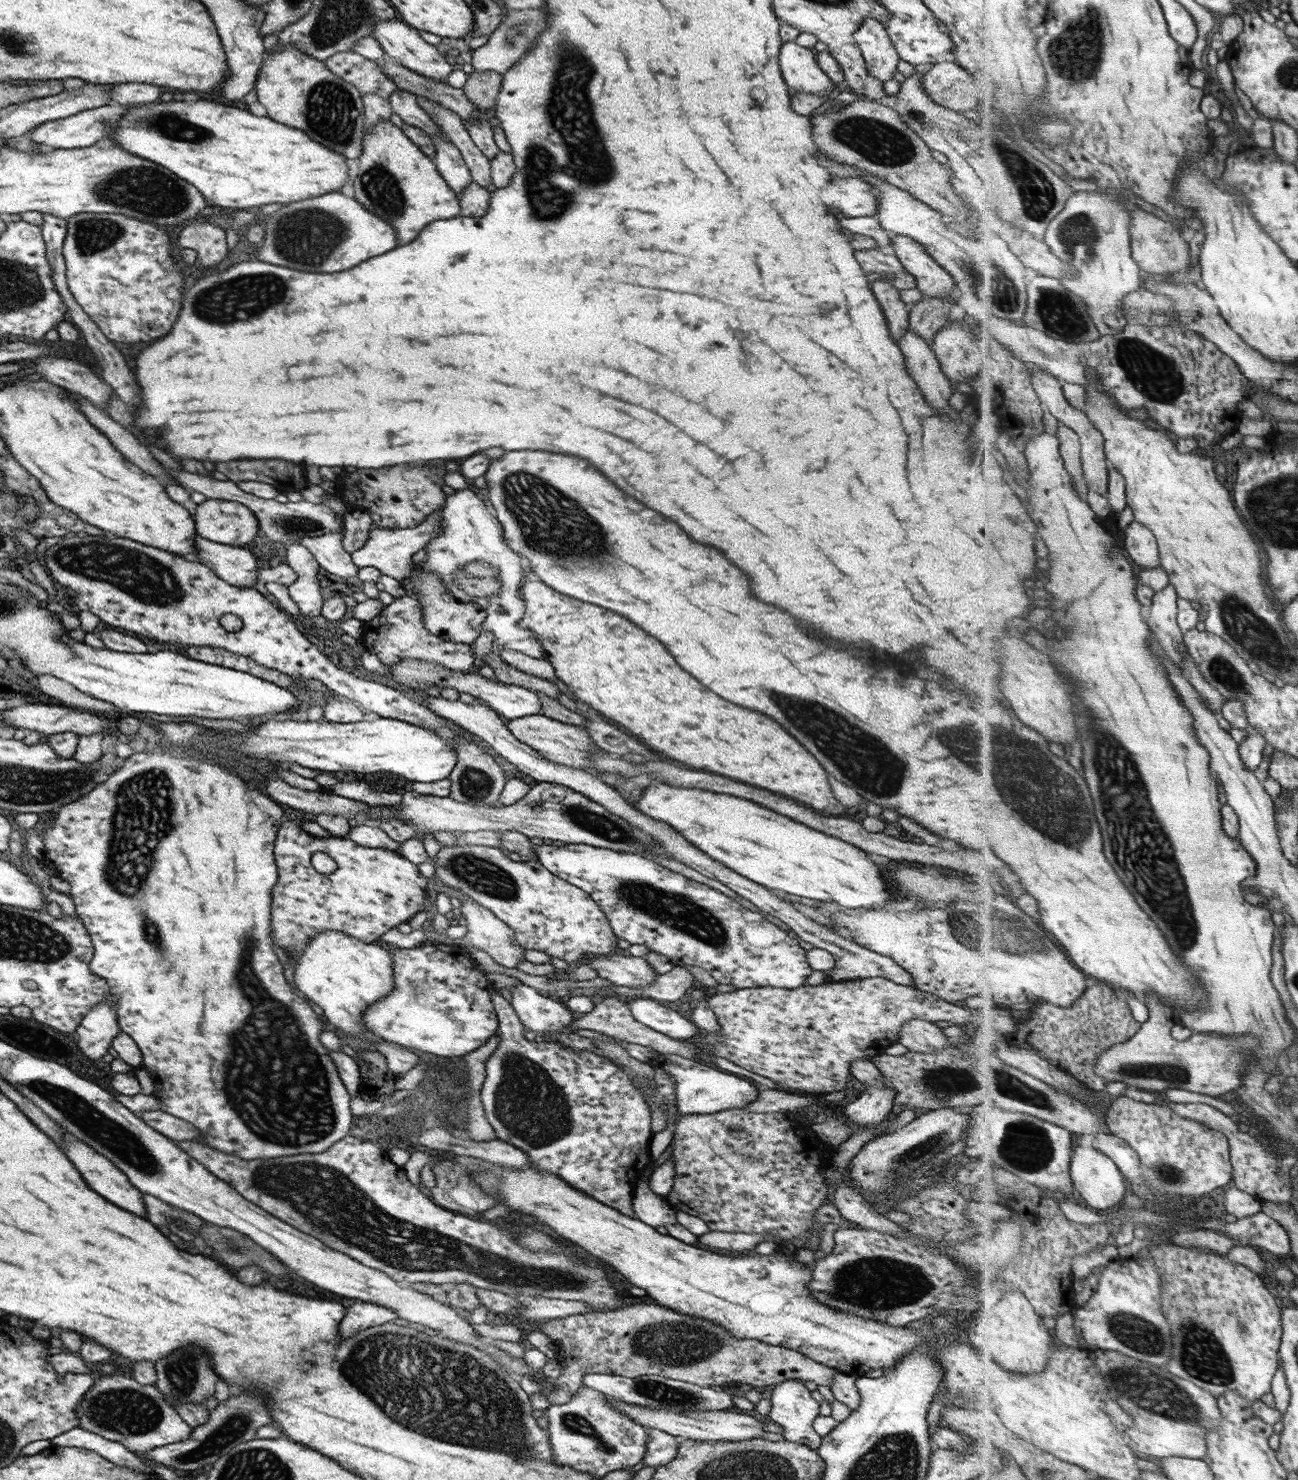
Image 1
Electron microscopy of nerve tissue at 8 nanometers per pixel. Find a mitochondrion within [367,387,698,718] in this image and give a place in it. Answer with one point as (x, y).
(538, 514)

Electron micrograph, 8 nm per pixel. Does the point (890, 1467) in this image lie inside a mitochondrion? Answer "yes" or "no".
yes

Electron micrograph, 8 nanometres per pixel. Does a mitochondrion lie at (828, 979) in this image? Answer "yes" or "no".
no

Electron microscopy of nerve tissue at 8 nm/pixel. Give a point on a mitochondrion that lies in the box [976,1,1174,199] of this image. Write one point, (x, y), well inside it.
(1078, 60)

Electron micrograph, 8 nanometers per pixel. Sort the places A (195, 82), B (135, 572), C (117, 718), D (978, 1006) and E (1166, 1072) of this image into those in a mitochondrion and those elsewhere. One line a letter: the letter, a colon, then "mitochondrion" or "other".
A: other
B: mitochondrion
C: other
D: other
E: mitochondrion

